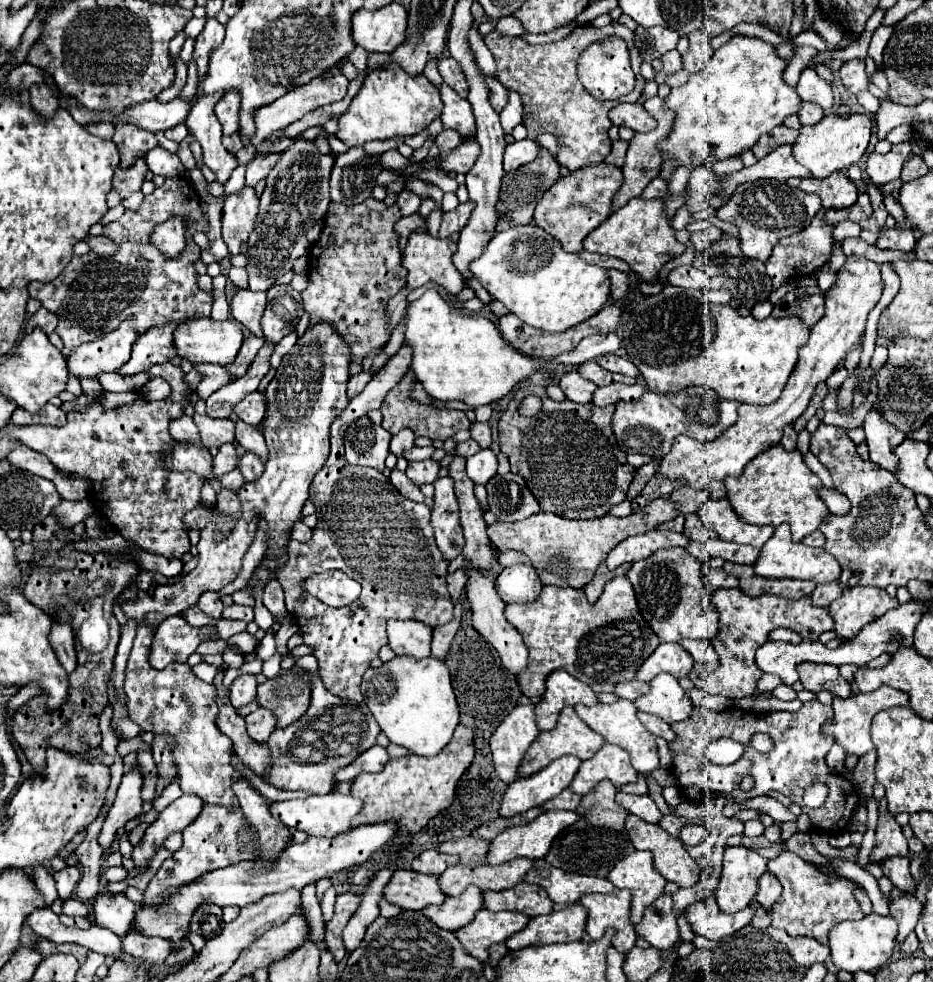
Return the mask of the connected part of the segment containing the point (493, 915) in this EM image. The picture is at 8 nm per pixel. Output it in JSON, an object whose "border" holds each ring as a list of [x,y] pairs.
{"border":[[[480,909],[472,923],[454,931],[454,935],[464,945],[466,953],[474,955],[482,963],[490,959],[490,947],[494,943],[504,943],[514,933],[528,925],[530,917],[518,911],[488,911]]]}

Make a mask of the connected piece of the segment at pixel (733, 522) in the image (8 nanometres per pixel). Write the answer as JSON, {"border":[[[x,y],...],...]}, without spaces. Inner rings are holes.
{"border":[[[708,499],[700,511],[698,517],[704,521],[704,525],[710,525],[718,531],[720,539],[736,541],[744,545],[762,547],[774,533],[774,527],[770,525],[748,525],[746,521],[740,521],[736,513],[732,513],[732,505],[728,505],[728,499]]]}

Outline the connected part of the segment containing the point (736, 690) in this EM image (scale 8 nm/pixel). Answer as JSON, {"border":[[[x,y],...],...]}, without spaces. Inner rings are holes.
{"border":[[[736,587],[718,589],[714,593],[714,605],[720,611],[720,631],[712,639],[712,645],[720,657],[720,667],[706,677],[706,691],[728,699],[742,699],[754,693],[756,681],[762,677],[762,671],[754,669],[754,653],[768,641],[770,631],[786,627],[806,639],[818,639],[824,631],[832,629],[832,617],[828,615],[826,607],[816,607],[810,595],[796,601],[788,601],[776,595],[746,597],[746,593],[740,593],[740,589]]]}

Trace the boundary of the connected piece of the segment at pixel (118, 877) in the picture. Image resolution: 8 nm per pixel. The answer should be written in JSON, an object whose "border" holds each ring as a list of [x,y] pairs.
{"border":[[[122,865],[112,866],[103,870],[103,876],[109,882],[119,882],[128,876],[128,872]]]}

